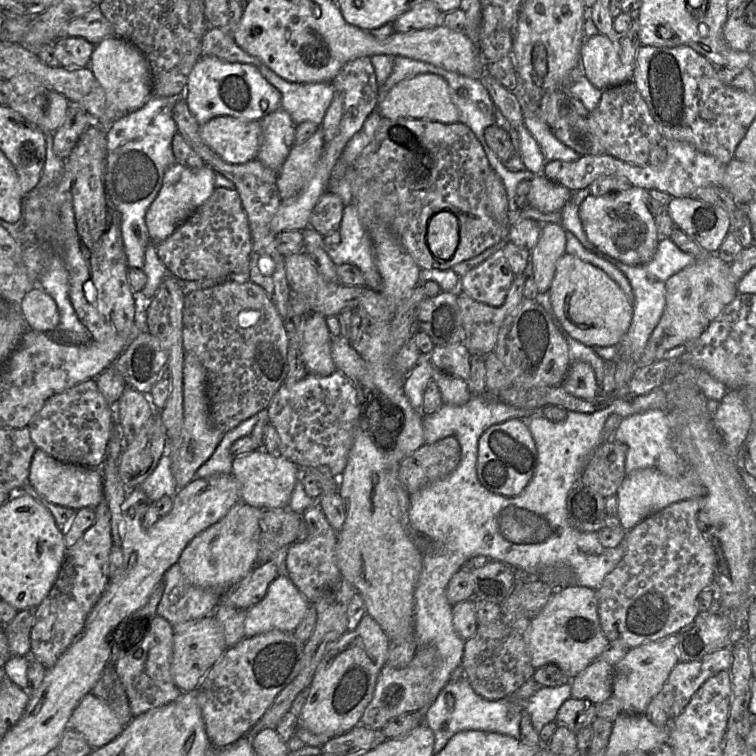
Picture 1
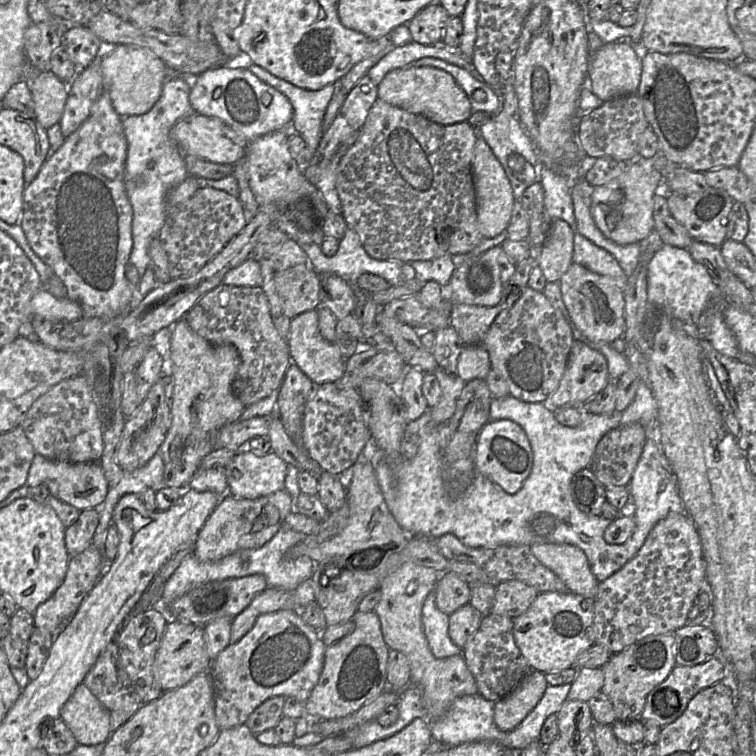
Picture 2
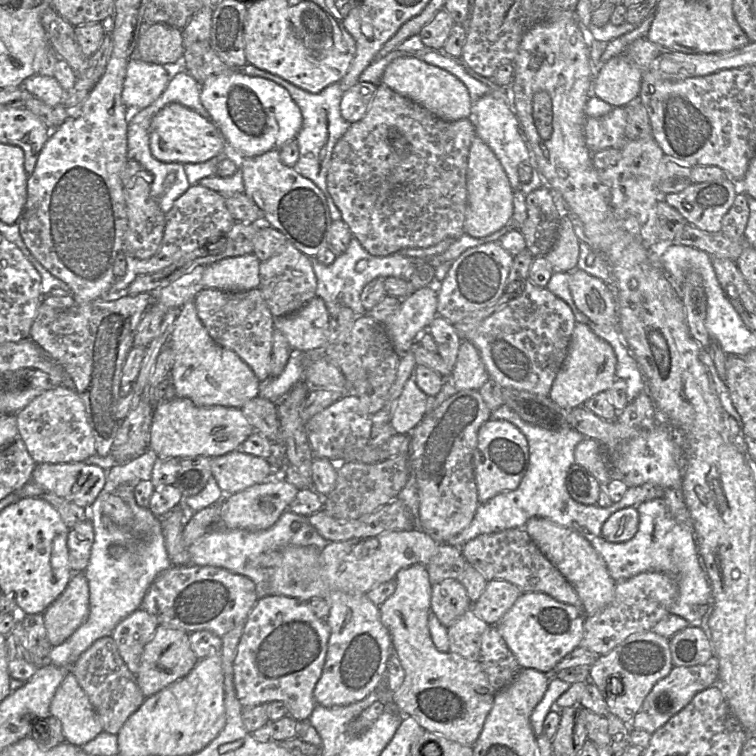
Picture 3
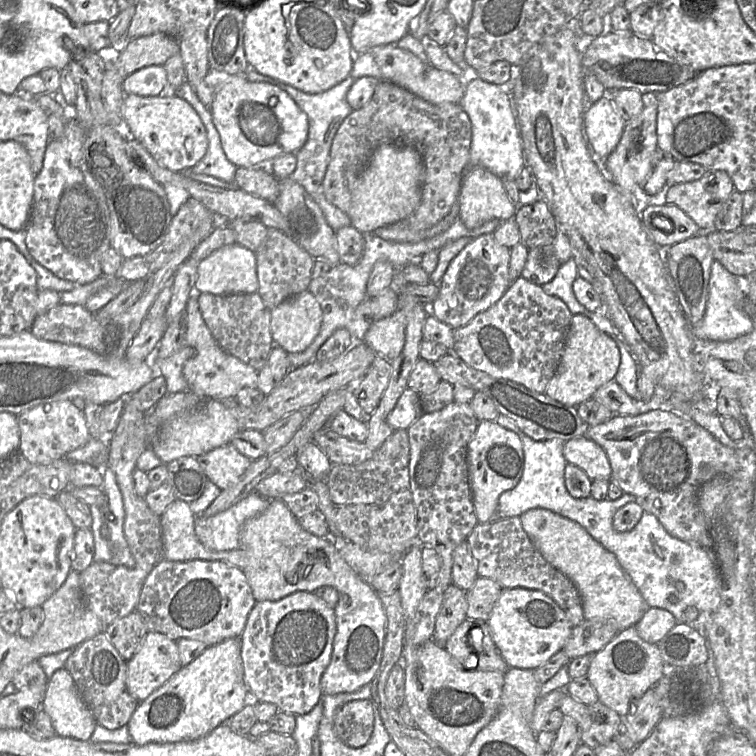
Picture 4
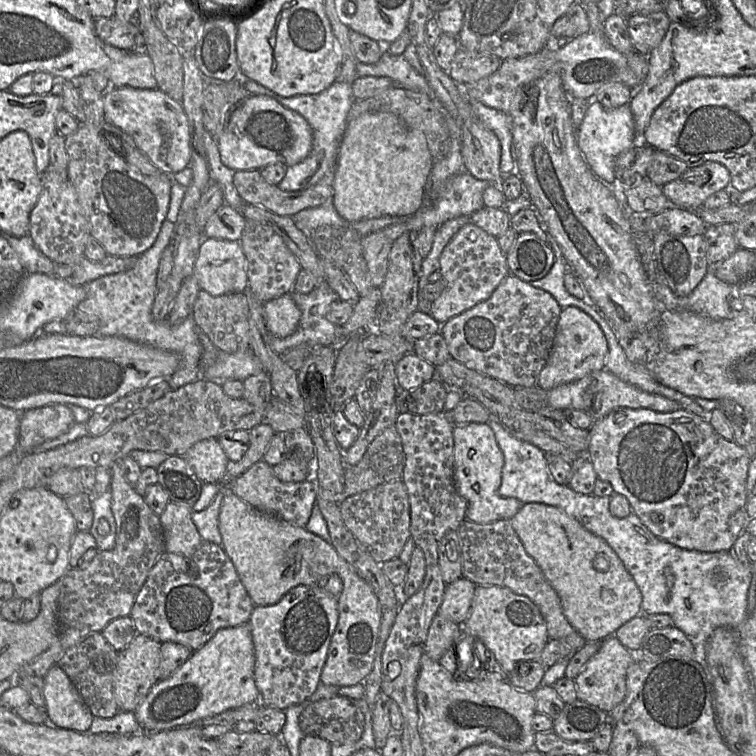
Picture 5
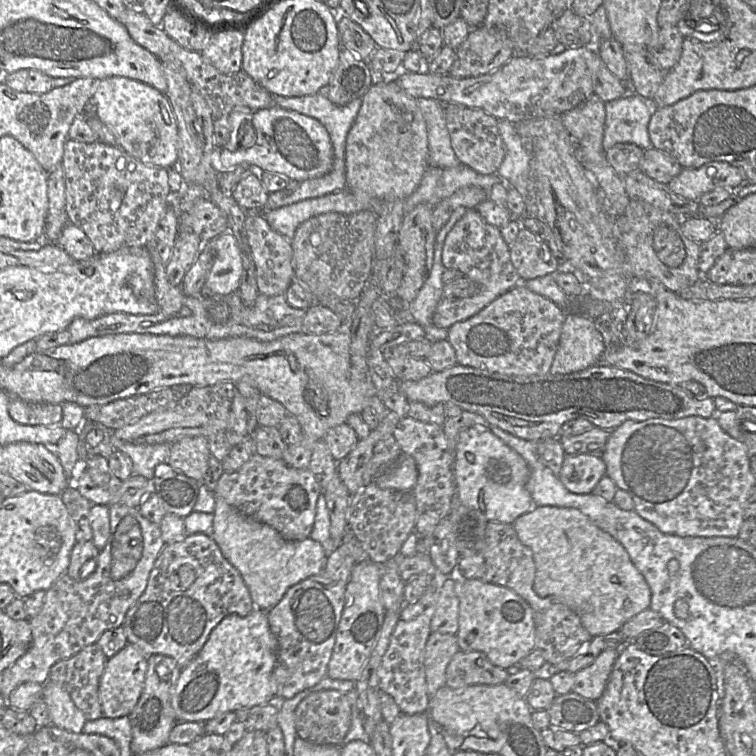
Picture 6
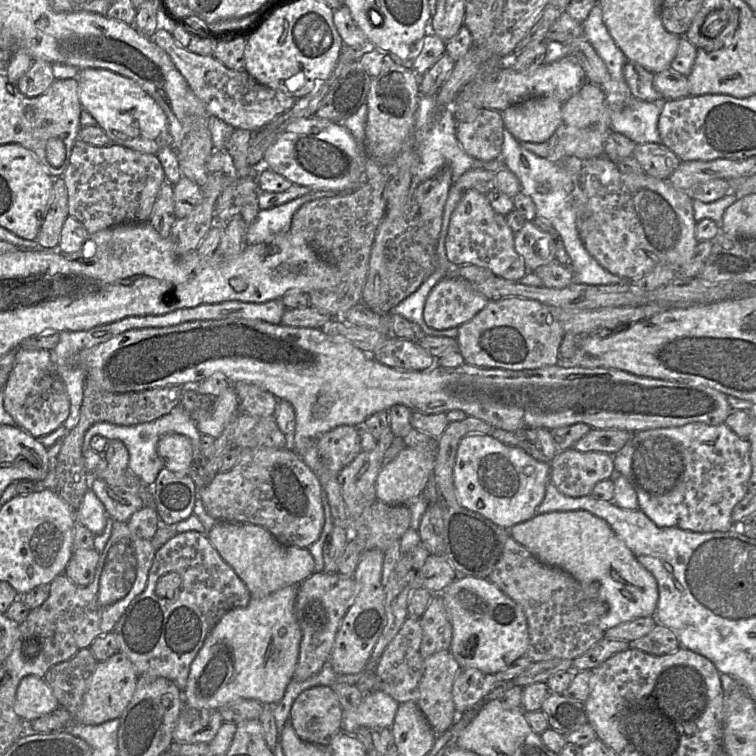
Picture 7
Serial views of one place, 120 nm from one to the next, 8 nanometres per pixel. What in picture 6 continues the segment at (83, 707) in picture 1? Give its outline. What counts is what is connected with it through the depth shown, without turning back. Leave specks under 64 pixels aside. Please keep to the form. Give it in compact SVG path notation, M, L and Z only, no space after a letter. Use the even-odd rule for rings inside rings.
M48 680L43 684L43 700L54 726L73 733L82 732L87 719L64 688Z

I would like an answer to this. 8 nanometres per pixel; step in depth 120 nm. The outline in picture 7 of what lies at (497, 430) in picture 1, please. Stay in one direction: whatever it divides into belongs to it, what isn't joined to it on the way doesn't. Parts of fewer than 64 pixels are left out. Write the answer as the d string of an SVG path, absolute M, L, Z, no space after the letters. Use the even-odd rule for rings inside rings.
M470 434L459 443L453 479L461 506L510 529L537 514L550 482L550 471L550 463L535 460L520 447L505 445L490 434Z

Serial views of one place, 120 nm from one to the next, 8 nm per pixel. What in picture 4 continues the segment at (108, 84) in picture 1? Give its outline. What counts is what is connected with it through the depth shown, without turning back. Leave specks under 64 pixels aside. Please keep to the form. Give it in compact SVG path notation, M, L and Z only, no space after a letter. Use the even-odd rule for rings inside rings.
M163 65L140 68L124 78L122 87L126 95L161 95L168 87L166 70Z

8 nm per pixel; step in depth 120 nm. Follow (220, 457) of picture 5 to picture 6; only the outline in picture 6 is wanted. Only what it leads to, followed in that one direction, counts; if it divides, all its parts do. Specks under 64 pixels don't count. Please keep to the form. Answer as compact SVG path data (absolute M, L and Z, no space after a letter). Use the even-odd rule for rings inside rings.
M186 437L171 444L167 463L176 471L200 483L208 470L210 457L208 438Z

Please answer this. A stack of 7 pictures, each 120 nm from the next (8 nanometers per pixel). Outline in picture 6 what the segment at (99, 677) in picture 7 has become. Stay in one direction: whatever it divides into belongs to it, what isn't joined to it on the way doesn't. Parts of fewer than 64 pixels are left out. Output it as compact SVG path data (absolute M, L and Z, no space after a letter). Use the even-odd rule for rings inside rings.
M128 643L119 652L108 658L99 680L99 701L104 717L118 718L128 716L136 706L144 688L148 656L139 648Z

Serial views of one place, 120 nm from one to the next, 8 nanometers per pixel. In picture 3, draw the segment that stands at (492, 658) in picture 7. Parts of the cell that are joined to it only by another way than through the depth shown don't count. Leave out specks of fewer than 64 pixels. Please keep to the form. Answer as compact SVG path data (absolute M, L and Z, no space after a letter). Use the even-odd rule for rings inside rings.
M522 592L496 627L520 668L531 668L550 675L561 659L579 647L585 616L582 609L557 601L546 593Z

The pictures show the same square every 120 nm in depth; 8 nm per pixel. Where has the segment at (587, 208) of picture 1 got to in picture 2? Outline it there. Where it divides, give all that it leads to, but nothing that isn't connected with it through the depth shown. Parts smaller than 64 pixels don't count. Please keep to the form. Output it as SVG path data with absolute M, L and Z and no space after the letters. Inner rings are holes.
M638 157L626 171L608 184L593 187L591 214L603 234L622 245L639 243L654 231L654 196L663 190L663 176L652 166L653 159Z

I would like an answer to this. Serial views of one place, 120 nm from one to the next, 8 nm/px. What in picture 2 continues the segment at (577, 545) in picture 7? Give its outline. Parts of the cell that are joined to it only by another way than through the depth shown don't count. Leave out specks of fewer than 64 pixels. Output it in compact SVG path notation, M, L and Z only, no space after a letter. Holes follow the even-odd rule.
M554 543L534 544L530 548L533 555L552 570L570 592L594 600L599 582L583 550L571 544Z

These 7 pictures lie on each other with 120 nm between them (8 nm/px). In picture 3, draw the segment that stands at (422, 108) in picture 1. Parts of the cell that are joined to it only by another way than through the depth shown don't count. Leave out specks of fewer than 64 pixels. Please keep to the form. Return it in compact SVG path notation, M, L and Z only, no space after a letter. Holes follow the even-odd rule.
M414 56L398 57L384 70L382 84L420 104L435 116L456 121L471 116L472 99L466 85L450 72Z

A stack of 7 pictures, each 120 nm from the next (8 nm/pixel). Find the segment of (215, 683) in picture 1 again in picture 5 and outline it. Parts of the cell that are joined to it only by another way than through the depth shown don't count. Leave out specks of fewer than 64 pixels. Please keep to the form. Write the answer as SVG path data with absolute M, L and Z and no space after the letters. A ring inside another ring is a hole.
M299 585L291 589L276 604L254 607L248 624L255 652L255 684L263 705L284 711L304 702L316 691L321 682L321 673L328 657L338 618L338 597L328 595L318 585Z

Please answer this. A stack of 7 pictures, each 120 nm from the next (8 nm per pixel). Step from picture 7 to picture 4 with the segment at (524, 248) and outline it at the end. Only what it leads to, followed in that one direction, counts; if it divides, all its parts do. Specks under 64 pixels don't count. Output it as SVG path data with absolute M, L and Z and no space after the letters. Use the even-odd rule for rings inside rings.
M554 244L539 246L529 250L521 275L530 282L541 286L554 278L560 266Z

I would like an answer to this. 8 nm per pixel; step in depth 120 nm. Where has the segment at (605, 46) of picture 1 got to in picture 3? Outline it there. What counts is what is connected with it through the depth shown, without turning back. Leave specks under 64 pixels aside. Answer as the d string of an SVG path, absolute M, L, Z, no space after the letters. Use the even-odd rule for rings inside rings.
M625 54L605 62L594 80L594 94L614 107L639 98L642 70Z

